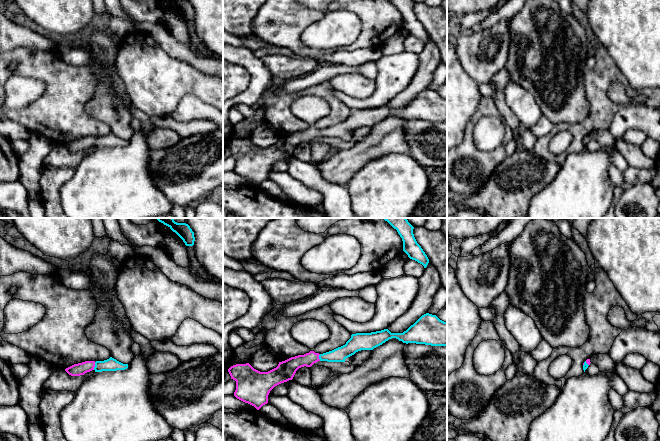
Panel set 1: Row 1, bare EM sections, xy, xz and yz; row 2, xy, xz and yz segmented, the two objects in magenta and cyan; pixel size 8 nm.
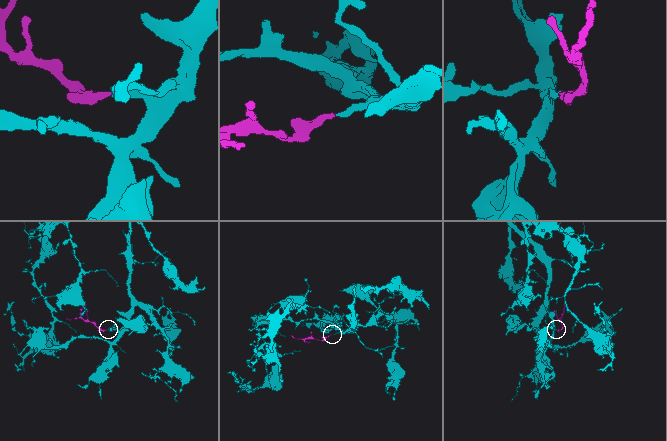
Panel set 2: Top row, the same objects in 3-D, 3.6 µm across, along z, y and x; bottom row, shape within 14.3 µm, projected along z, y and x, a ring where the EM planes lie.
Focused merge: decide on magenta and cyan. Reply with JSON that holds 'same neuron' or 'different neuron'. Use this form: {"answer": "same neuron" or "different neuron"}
{"answer": "same neuron"}

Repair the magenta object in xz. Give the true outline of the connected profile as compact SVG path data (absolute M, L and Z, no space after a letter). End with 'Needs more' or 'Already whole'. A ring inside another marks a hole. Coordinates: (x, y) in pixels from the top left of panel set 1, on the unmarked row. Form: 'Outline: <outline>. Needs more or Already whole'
Outline: M426 89L403 109L391 109L388 105L384 105L371 109L352 110L351 114L346 118L346 120L341 123L323 130L310 127L304 131L291 133L285 137L279 138L276 144L268 148L260 148L254 145L249 139L233 141L228 145L228 148L231 152L231 155L236 157L236 166L234 168L234 172L259 186L263 181L268 179L268 171L270 167L275 162L292 156L299 144L304 142L311 143L318 137L345 138L346 134L354 131L356 128L361 126L373 126L392 114L396 114L406 120L416 119L431 122L447 122L447 98L440 96L436 91Z. Needs more

